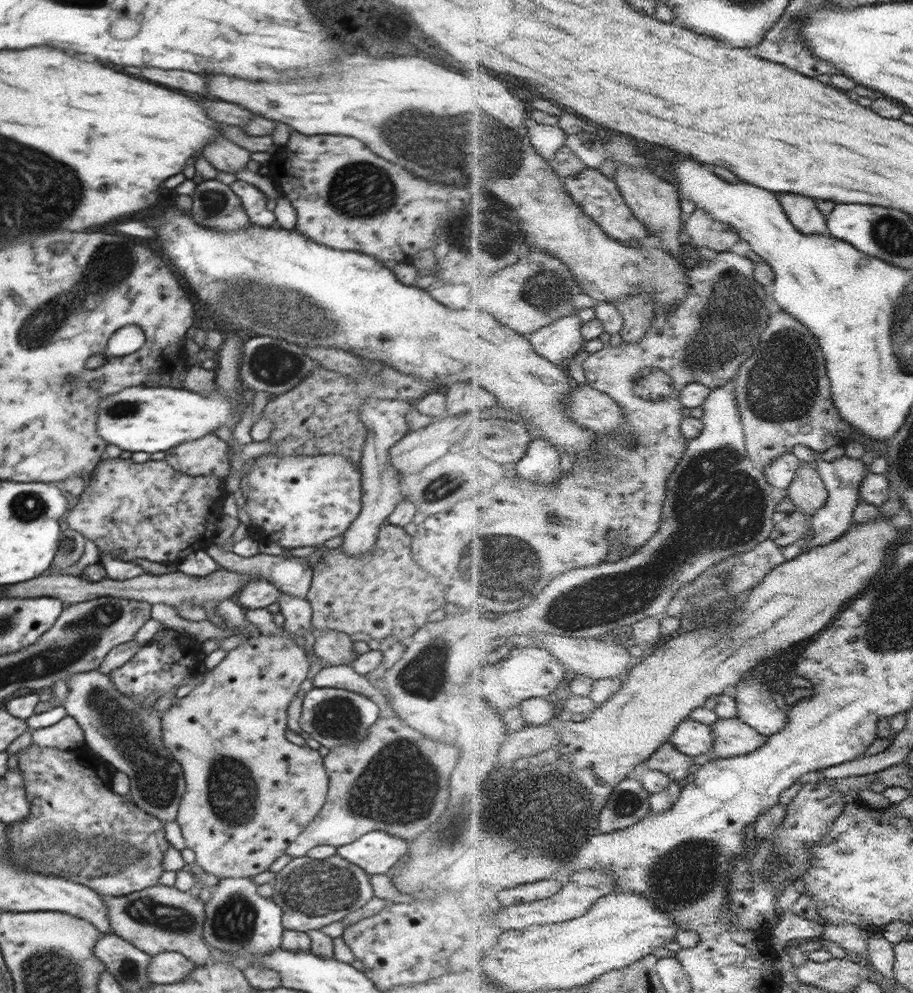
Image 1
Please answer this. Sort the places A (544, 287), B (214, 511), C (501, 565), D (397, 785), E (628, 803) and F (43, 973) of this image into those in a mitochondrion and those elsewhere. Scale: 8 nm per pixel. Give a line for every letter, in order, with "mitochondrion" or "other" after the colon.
A: mitochondrion
B: other
C: mitochondrion
D: mitochondrion
E: mitochondrion
F: mitochondrion

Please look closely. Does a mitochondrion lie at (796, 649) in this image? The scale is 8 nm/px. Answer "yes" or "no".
no

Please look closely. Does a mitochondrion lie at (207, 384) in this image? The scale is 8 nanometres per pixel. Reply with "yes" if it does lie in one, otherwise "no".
no

